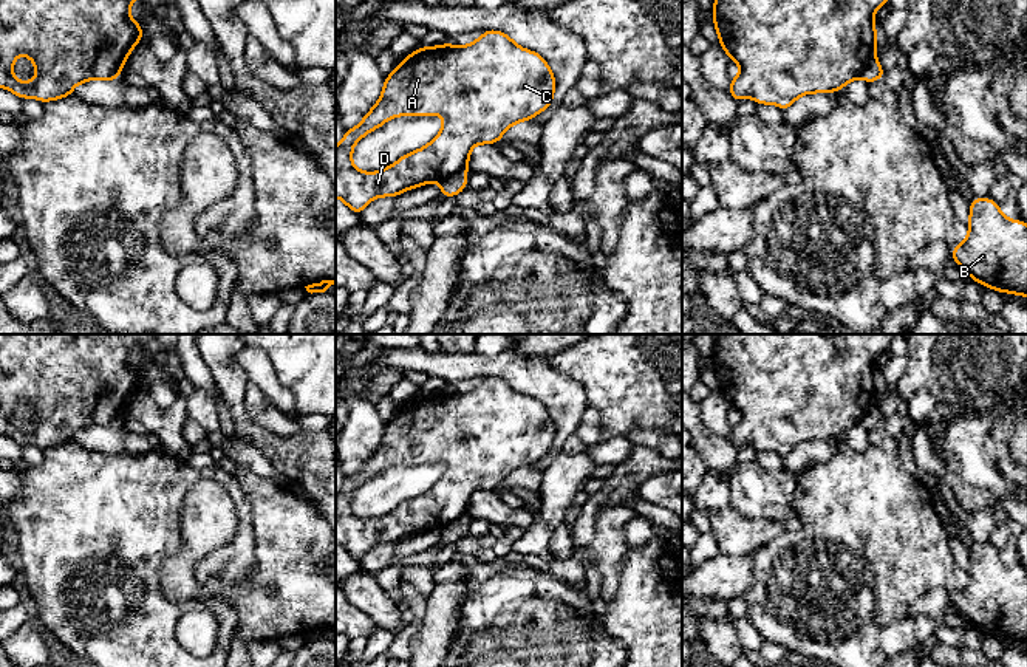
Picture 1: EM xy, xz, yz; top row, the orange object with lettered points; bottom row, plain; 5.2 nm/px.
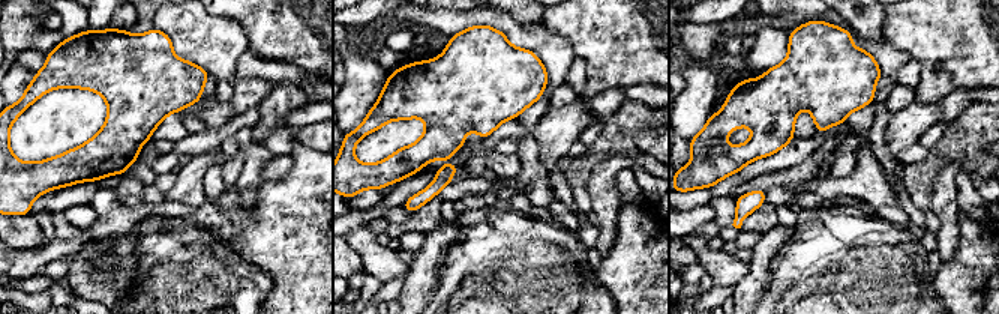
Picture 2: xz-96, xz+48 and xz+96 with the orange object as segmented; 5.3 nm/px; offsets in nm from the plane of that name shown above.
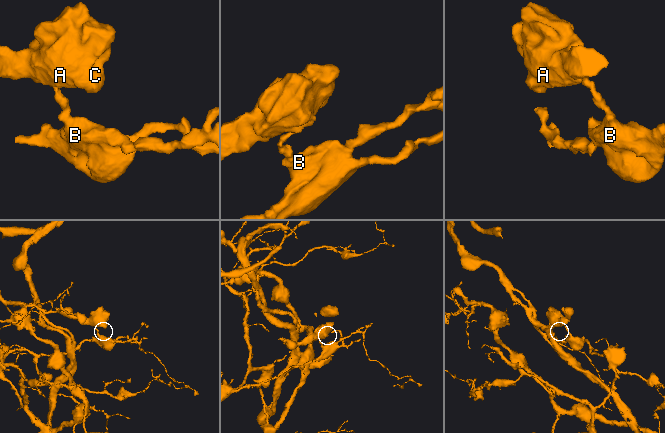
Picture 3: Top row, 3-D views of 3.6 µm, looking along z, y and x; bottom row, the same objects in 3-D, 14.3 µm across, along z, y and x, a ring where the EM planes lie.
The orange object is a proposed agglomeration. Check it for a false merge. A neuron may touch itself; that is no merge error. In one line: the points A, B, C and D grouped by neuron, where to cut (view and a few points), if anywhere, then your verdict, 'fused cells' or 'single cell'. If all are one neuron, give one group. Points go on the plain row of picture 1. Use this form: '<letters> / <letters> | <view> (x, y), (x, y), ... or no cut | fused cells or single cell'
A C D / B | xz (466, 516), (455, 517), (440, 528) | fused cells

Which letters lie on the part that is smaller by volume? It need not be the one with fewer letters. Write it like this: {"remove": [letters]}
{"remove": ["A", "C", "D"]}

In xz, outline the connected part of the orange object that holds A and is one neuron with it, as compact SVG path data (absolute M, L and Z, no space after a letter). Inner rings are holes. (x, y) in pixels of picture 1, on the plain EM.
M487 376L478 387L464 393L419 393L385 424L377 450L362 469L345 477L342 489L336 494L336 543L359 562L377 543L397 543L404 537L432 528L441 529L455 518L467 517L475 491L496 491L509 474L531 467L549 455L554 438L555 422L544 404L518 393L500 378ZM404 461L442 461L444 474L425 494L404 501L384 517L365 520L356 515L351 506L354 491L388 466Z

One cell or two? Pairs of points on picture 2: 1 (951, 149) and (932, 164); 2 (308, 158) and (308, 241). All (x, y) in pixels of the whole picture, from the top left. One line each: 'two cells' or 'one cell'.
1: one cell
2: one cell

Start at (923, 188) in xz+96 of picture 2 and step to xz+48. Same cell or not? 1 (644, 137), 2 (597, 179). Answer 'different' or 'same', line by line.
1: different
2: different

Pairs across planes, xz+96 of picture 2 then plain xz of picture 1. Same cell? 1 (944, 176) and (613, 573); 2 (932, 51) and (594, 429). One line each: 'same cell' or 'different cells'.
1: same cell
2: different cells

